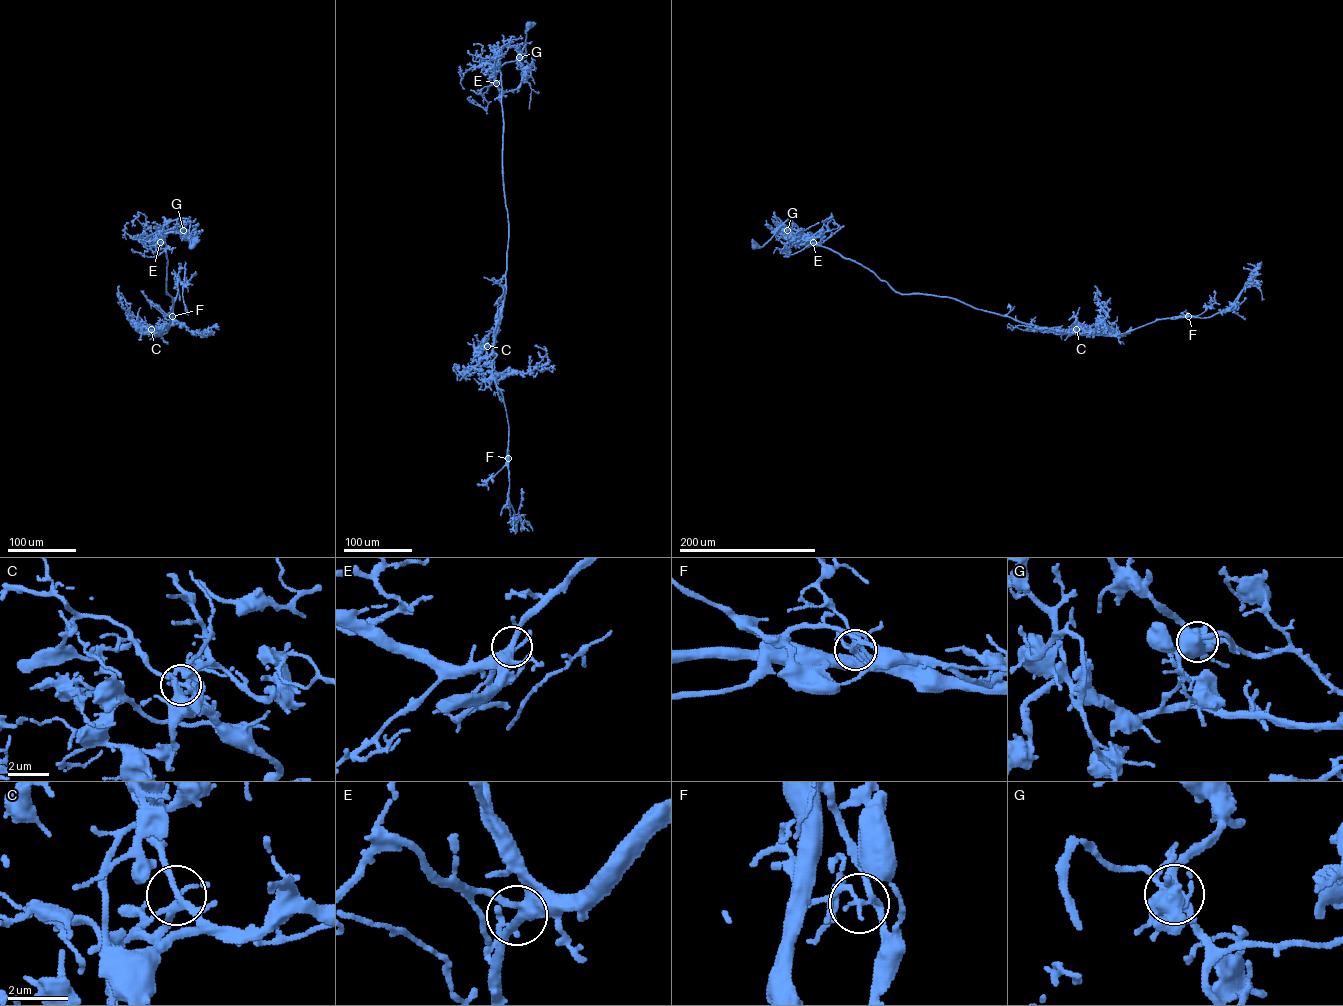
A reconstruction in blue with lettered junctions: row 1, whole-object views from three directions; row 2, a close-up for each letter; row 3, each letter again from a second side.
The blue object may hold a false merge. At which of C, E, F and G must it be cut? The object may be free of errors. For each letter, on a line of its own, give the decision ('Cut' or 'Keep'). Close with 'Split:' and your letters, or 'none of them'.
C: Keep
E: Keep
F: Keep
G: Keep
Split: none of them

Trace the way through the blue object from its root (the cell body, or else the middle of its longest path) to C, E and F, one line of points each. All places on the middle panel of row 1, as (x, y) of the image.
C: (529, 24), (526, 55), (498, 69), (508, 240), (505, 295), (495, 316), (494, 346), (487, 346)
E: (529, 24), (525, 32), (526, 55), (503, 64), (498, 69), (500, 79), (496, 83)
F: (529, 24), (526, 55), (498, 69), (508, 240), (492, 369), (507, 418), (508, 458)

